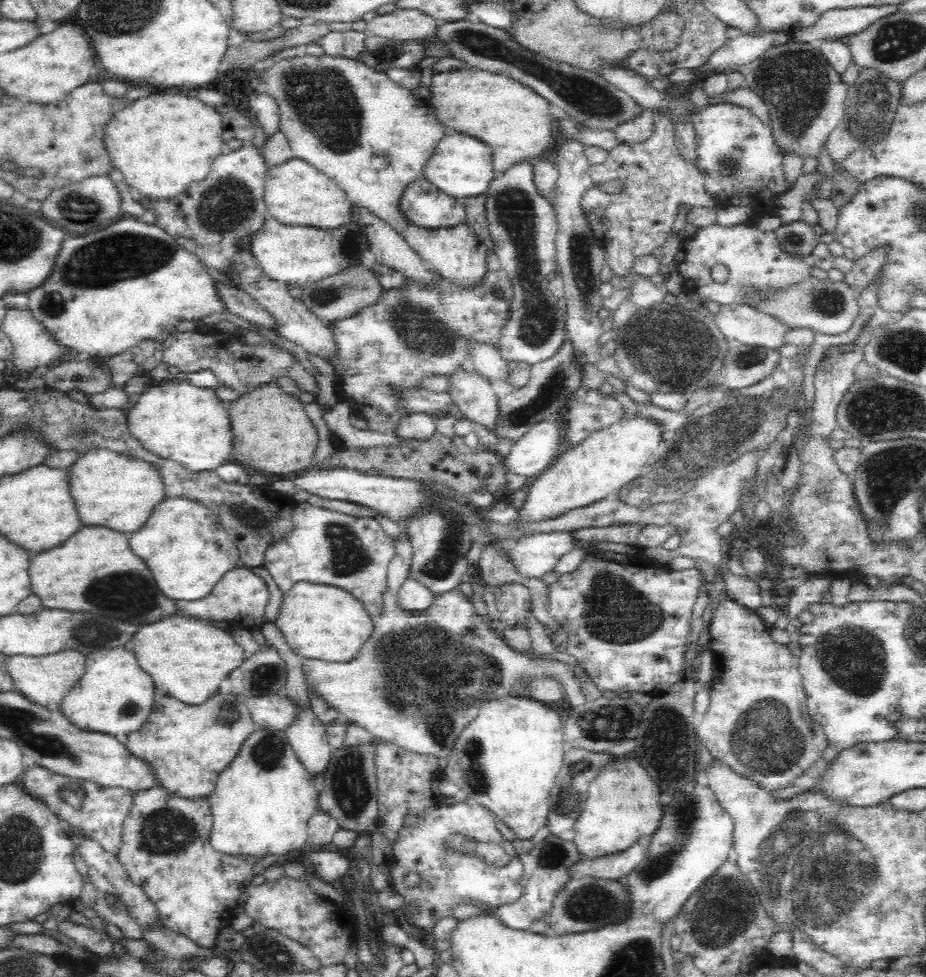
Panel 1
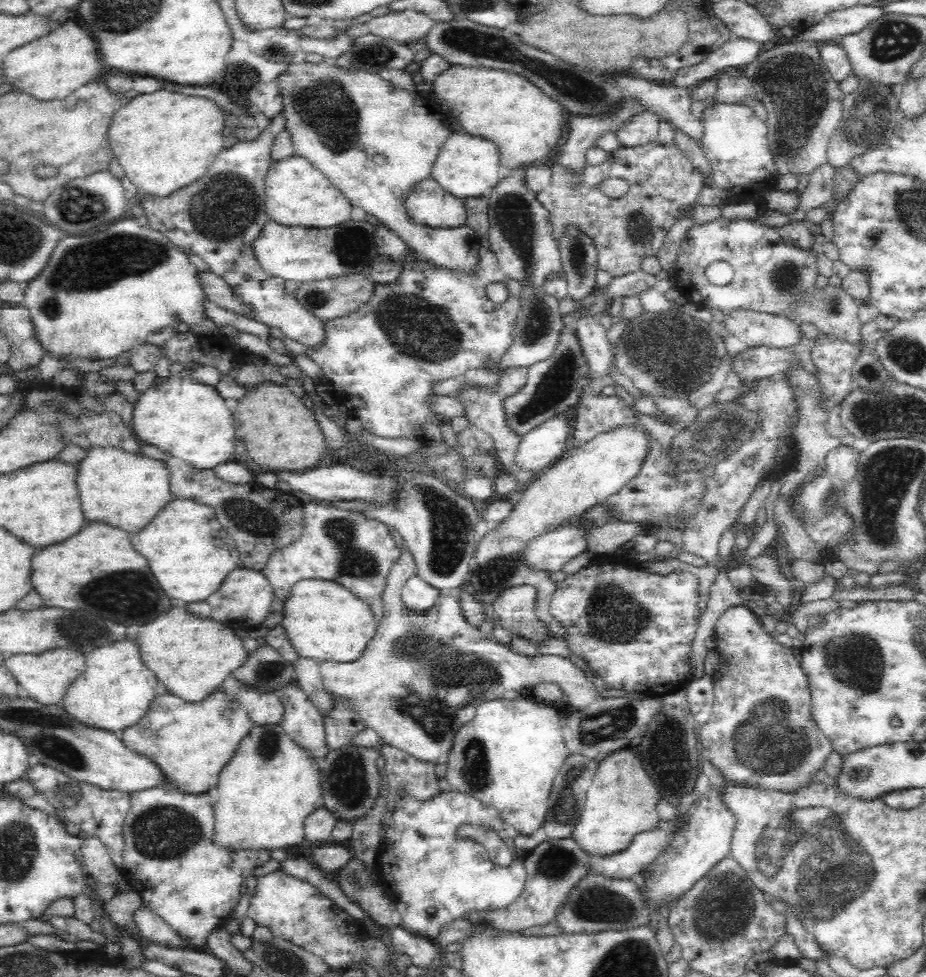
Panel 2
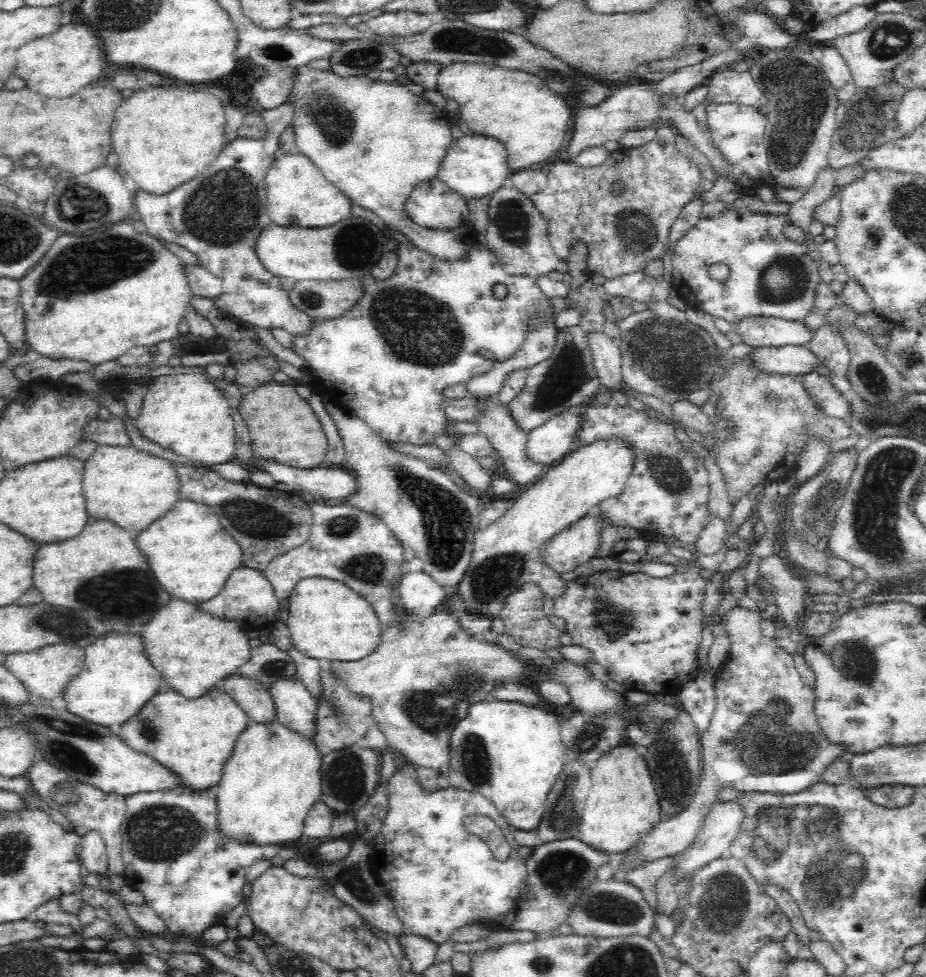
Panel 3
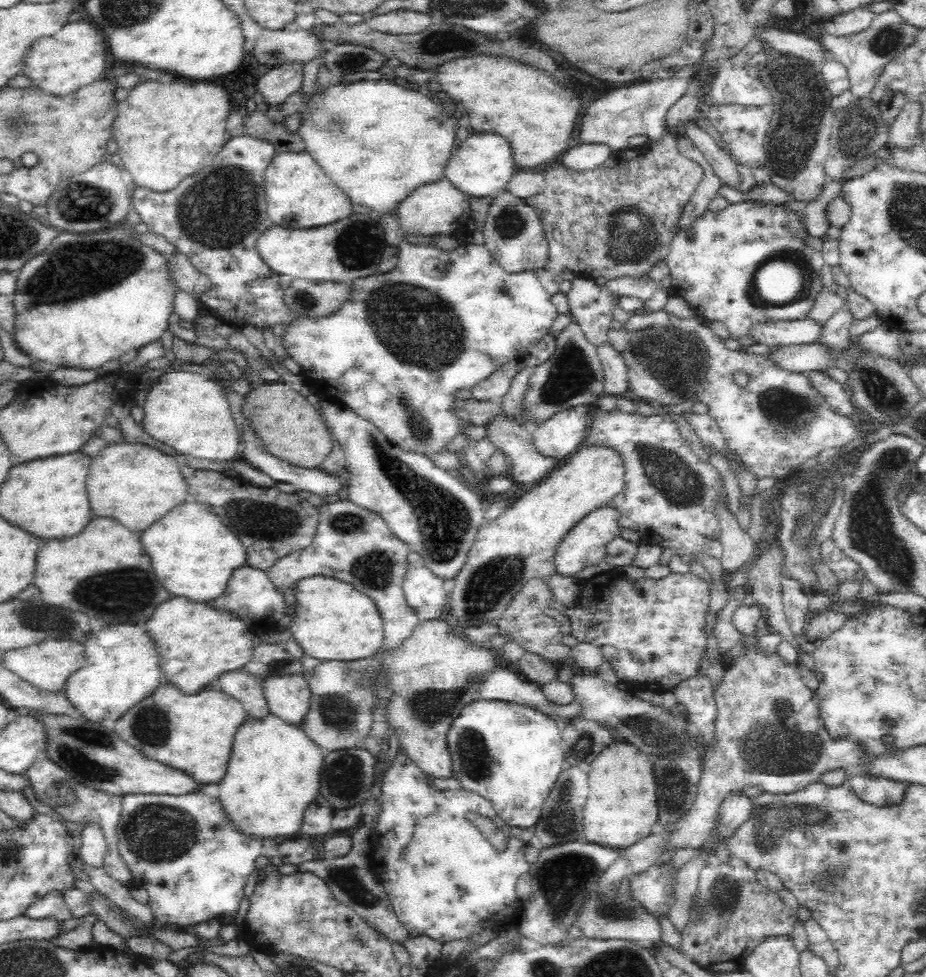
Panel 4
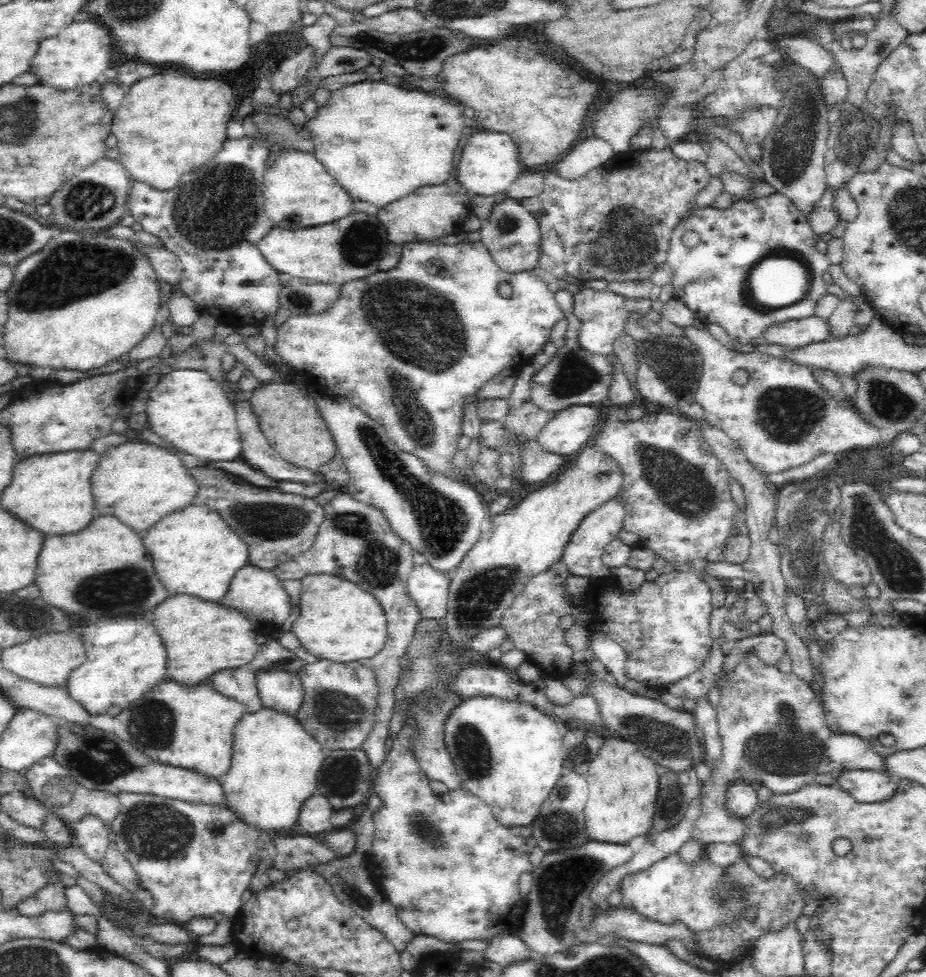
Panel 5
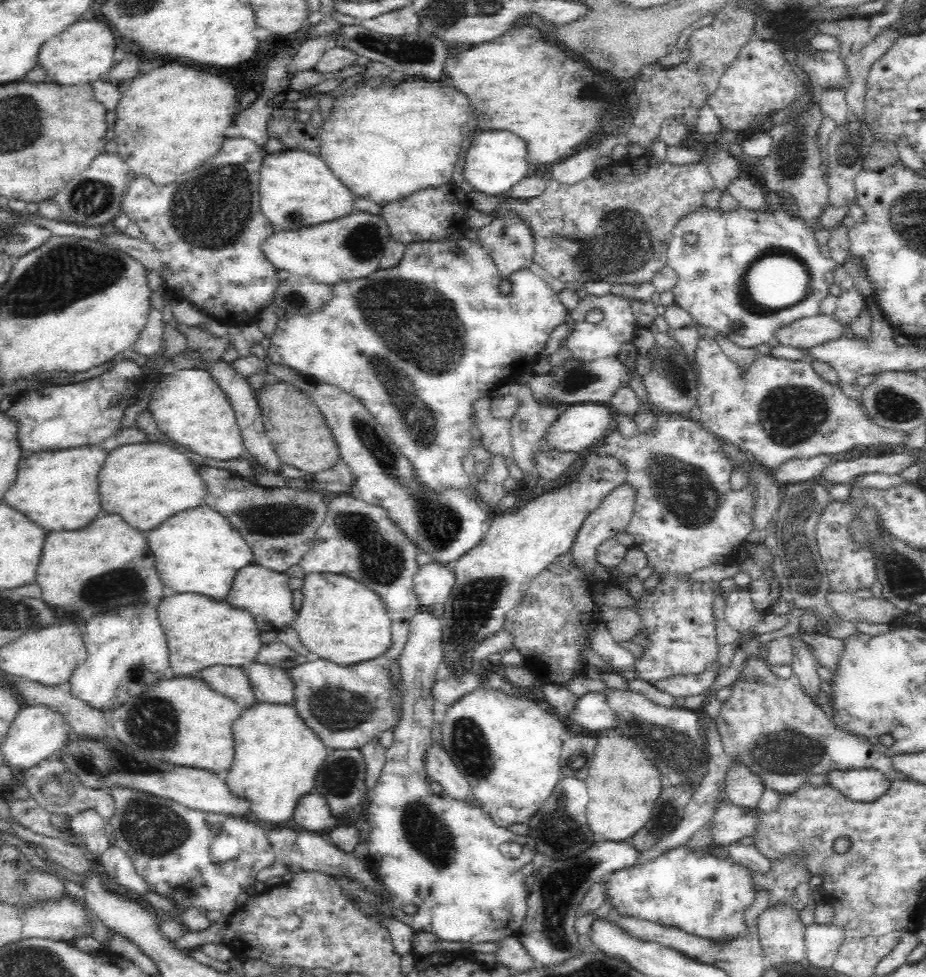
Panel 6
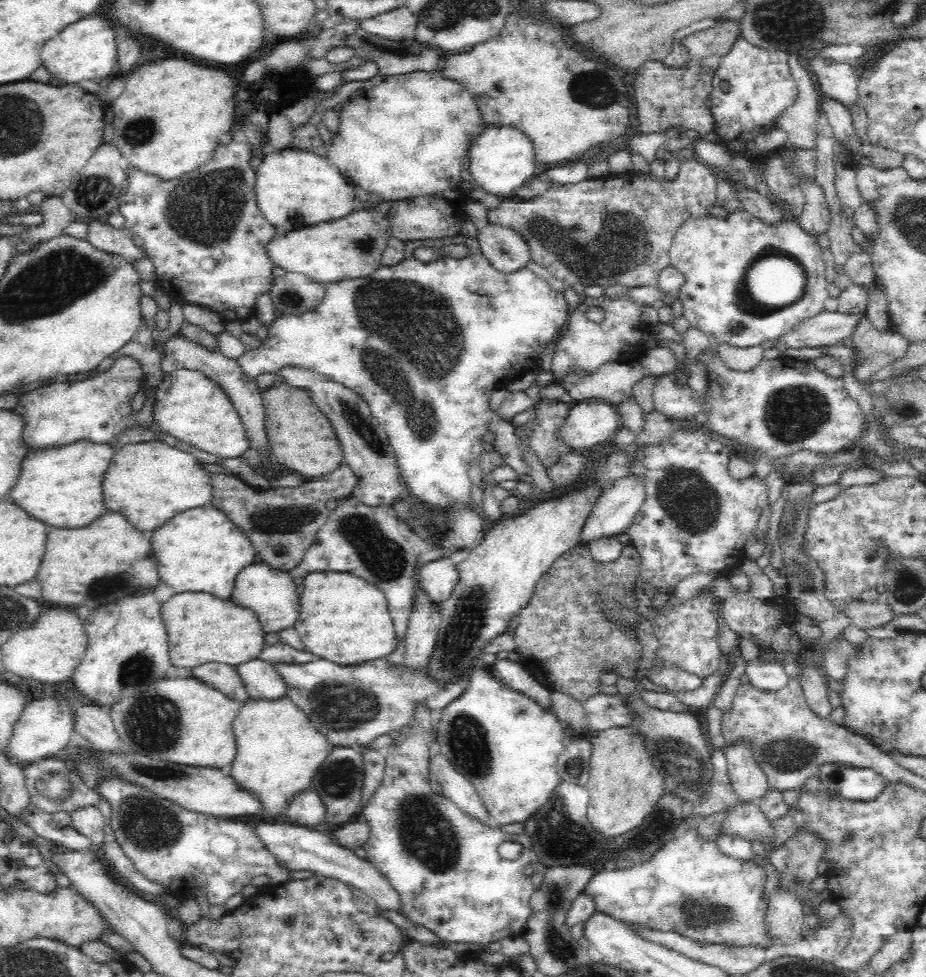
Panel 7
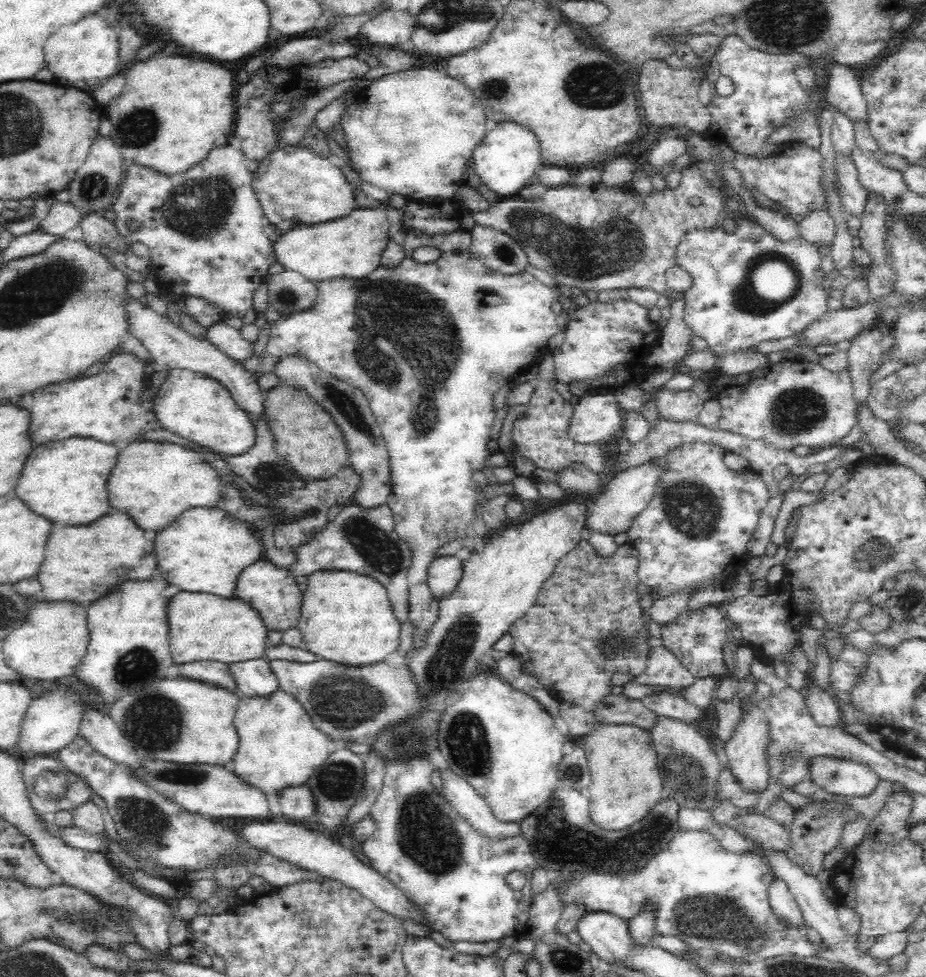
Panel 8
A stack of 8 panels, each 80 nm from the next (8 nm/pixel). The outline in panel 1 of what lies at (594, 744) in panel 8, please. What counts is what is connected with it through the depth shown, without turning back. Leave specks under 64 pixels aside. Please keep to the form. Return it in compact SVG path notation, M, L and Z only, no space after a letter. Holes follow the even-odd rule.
M618 760L612 764L612 768L606 768L600 774L600 782L592 782L586 806L573 826L573 843L583 858L622 852L638 840L650 838L656 832L663 812L660 794L654 790L654 784L657 783L652 778L648 780L648 772L636 760Z

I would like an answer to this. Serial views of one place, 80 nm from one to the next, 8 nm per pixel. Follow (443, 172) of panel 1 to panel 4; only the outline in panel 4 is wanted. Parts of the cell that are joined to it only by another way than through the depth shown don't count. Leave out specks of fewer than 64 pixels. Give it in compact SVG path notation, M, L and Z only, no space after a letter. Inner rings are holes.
M476 133L468 135L466 140L455 146L444 167L444 179L452 184L462 195L476 199L490 196L492 192L504 191L508 181L517 169L512 164L511 150L508 141L494 133Z

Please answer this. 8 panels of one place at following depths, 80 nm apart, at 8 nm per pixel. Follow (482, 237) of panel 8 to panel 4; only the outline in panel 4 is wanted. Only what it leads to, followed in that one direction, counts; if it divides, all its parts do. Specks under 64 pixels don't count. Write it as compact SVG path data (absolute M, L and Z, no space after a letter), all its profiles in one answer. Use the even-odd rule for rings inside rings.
M501 191L490 204L487 222L480 230L486 240L485 246L492 257L510 274L543 271L550 261L549 243L544 236L543 225L536 210L527 199Z

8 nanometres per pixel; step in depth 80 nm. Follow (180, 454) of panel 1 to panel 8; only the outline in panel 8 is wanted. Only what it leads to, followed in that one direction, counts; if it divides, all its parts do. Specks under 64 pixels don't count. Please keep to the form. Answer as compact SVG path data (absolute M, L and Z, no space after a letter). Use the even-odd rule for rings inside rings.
M188 369L168 371L166 380L152 398L152 410L160 428L209 452L237 456L248 452L256 440L256 429L248 415L234 402L230 393L217 380Z

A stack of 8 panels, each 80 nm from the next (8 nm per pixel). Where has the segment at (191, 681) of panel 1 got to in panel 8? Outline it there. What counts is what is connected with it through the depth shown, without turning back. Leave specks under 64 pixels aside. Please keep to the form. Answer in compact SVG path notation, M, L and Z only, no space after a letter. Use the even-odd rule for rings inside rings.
M178 592L168 598L165 613L169 649L177 666L198 661L218 661L229 666L264 655L268 629L258 612L241 600L230 600L210 593Z

